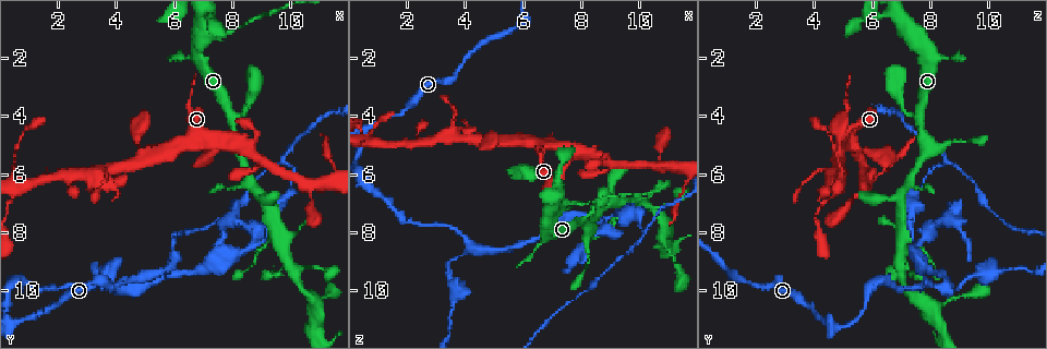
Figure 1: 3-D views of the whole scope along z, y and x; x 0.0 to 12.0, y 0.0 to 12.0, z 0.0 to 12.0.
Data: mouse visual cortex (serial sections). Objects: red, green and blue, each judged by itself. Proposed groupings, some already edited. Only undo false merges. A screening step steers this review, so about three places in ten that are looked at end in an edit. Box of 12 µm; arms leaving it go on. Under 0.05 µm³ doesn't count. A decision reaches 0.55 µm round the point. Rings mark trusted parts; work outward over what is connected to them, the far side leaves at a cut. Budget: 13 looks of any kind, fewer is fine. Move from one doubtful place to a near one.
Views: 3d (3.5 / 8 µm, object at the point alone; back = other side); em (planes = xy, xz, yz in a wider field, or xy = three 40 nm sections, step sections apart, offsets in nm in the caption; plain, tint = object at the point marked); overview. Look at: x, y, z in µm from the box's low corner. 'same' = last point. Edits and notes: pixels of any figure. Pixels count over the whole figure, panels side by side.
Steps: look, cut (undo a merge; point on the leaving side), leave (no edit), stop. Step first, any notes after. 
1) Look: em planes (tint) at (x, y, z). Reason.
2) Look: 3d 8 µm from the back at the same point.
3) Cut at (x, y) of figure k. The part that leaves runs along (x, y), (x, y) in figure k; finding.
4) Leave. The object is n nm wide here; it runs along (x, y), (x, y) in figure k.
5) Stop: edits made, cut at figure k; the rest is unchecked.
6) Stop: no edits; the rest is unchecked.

Look: 3d 3.5 µm at (3.6, 5.9, 4.6). Calibre changes.

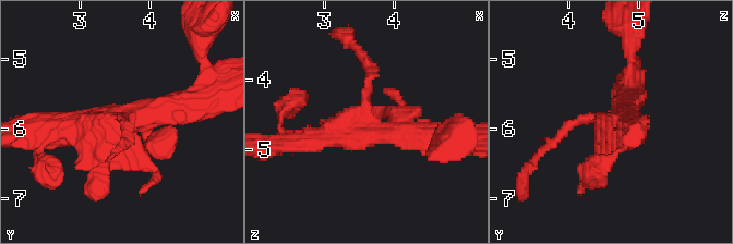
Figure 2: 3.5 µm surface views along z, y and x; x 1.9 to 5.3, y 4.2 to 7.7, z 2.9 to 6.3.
Look: em planes (tint) at (3.55, 5.95, 4.70). Now the EM.

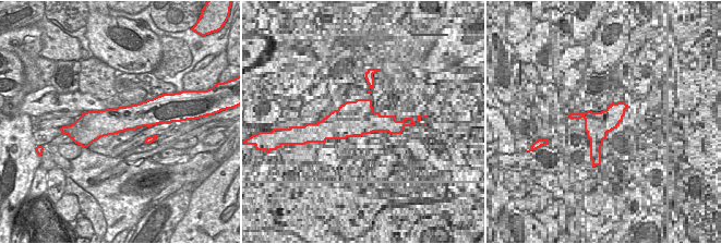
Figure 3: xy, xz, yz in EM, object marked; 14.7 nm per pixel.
Look: em xy step 2 (tint) at the same point. Another direction.

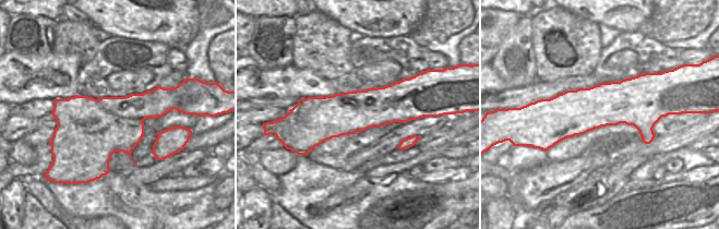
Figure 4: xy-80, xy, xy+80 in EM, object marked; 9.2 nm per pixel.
Leave. It runs along (301, 107), (408, 110), (415, 117) in figure 4; continuous, no second cell.

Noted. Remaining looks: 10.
Look: 3d 3.5 µm at (4.2, 9.9, 8.5). Three-way junction.

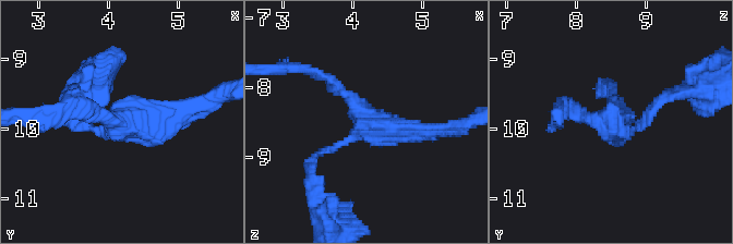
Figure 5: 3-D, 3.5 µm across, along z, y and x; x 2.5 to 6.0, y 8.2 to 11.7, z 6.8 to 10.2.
Look: em xy step 5 (tint) at (4.25, 9.85, 8.50). 3 arms meet here; the arms are 150, 150, 250 nm wide; need the tissue.

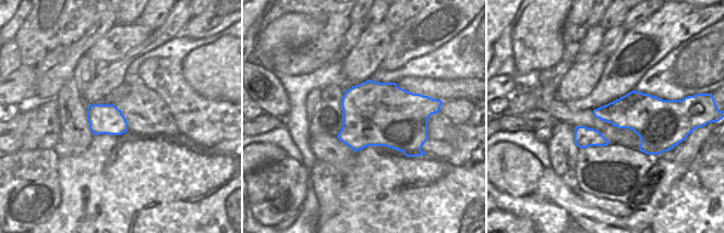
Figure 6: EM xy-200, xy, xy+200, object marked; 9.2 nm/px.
Leave. The object is 600 nm wide here; it runs along (315, 74), (376, 124), (440, 130) in figure 5; one cell here.

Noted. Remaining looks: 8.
Look: 3d 8 µm from the back at (8.7, 8.4, 7.6). Thick turns thin.

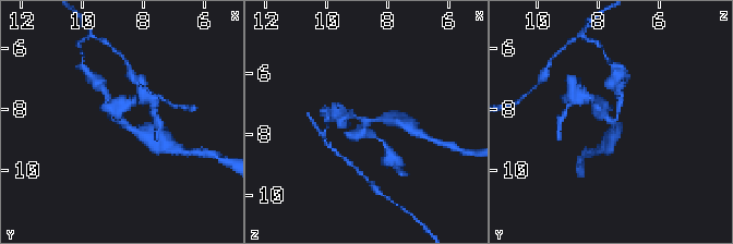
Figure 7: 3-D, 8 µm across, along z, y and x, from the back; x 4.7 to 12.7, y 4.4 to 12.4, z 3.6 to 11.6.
Look: 3d 3.5 µm at (8.7, 8.5, 7.6). Closer look.

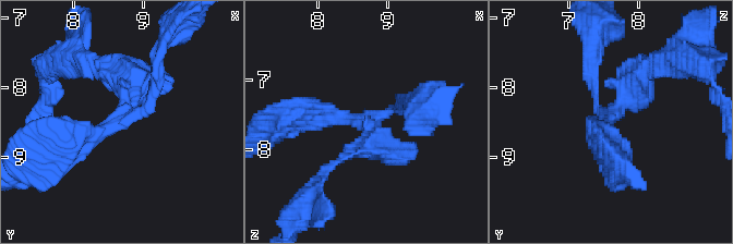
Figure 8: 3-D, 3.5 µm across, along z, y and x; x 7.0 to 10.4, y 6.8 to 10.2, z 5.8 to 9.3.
Look: em planes (tint) at (8.75, 8.40, 7.60). Shape alone is not enough.

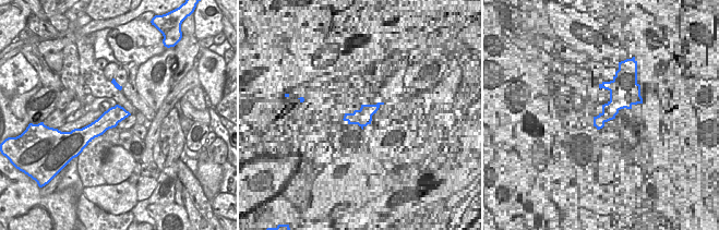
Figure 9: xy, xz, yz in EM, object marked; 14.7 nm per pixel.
Leave. The object is 280 nm wide here; it runs along (59, 149), (122, 117), (129, 89), (99, 66) in figure 8; continuous, no second cell.

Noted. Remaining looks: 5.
Look: 3d 3.5 µm at (9.8, 5.7, 8.5). Three arms meet.

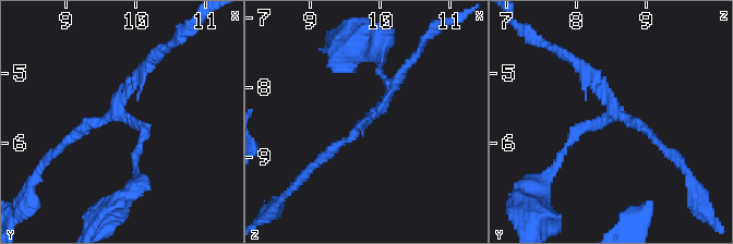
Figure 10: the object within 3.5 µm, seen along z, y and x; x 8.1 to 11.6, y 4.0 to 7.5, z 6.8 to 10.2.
Look: em xy step 2 (tint) at (9.85, 5.55, 8.50). 3 arms meet here; the arms are 100, 150, 150 nm wide; need the tissue.

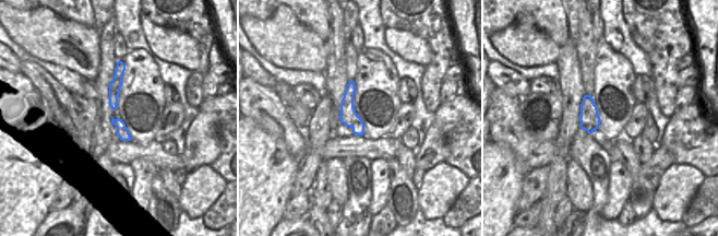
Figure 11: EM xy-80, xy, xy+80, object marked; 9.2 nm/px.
Cut at (597, 73) of figure 10. The object is 160 nm wide here; the part that leaves runs along (613, 114), (644, 127), (677, 161) in figure 10; a second cell is stuck on.

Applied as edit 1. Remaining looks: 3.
Look: 3d 3.5 µm at (8.9, 4.6, 5.4). Sharp bend.

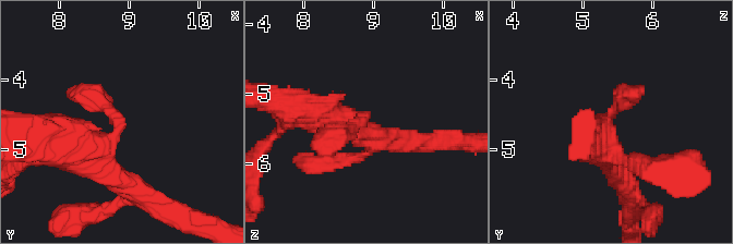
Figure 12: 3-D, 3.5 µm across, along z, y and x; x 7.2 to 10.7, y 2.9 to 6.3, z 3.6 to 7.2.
Look: em xy step 2 (tint) at (8.85, 4.65, 5.35).

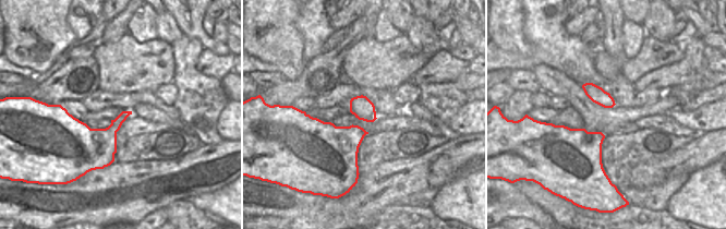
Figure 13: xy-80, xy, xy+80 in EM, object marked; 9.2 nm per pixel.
Leave. It runs along (302, 112), (360, 114), (313, 145) in figure 12; all the same cell.

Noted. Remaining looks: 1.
Stop: edits made, cut at figure 10; the rest is unchecked.

